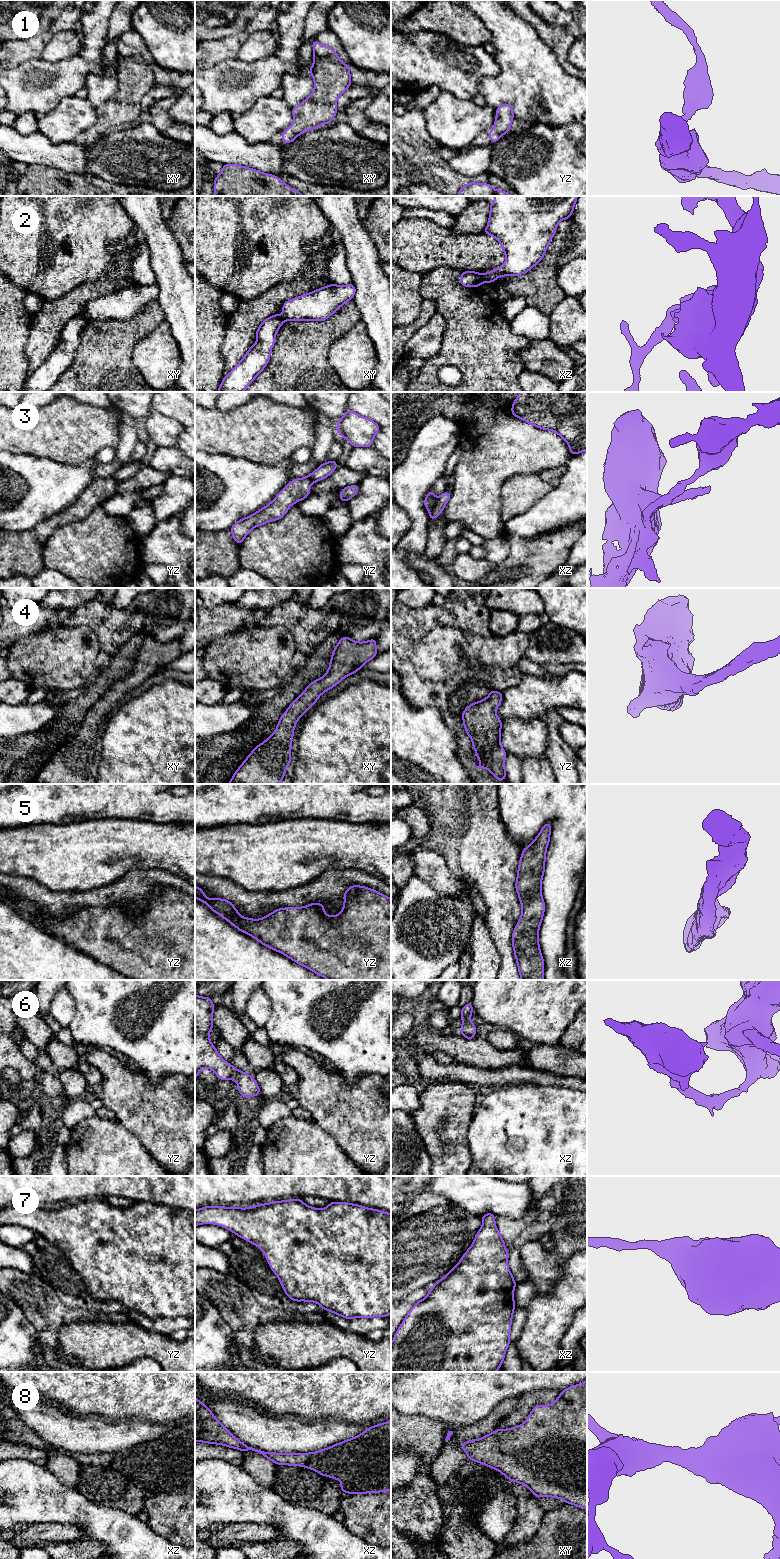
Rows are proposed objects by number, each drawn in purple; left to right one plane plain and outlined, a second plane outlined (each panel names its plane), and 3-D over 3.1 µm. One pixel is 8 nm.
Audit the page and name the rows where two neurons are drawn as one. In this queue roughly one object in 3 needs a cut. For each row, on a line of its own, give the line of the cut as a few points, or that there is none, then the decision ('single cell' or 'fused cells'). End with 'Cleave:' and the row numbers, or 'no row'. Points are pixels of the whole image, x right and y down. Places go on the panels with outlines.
1: cut none; single cell
2: cut xz (479, 274), (483, 281); fused cells
3: cut xz (436, 499), (435, 503), (428, 509); fused cells
4: cut none; single cell
5: cut none; single cell
6: cut none; single cell
7: cut none; single cell
8: cut none; single cell
Cleave: 2, 3

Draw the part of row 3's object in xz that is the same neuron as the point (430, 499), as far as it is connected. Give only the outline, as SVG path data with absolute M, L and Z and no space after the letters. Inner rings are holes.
M432 489L427 493L425 500L424 500L424 505L426 509L431 509L433 505L435 504L436 498L435 495L432 491Z

